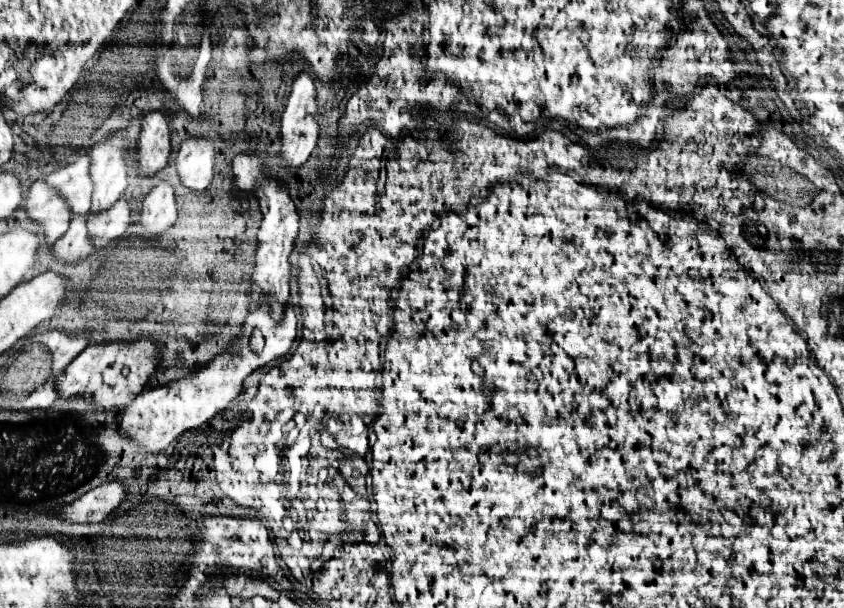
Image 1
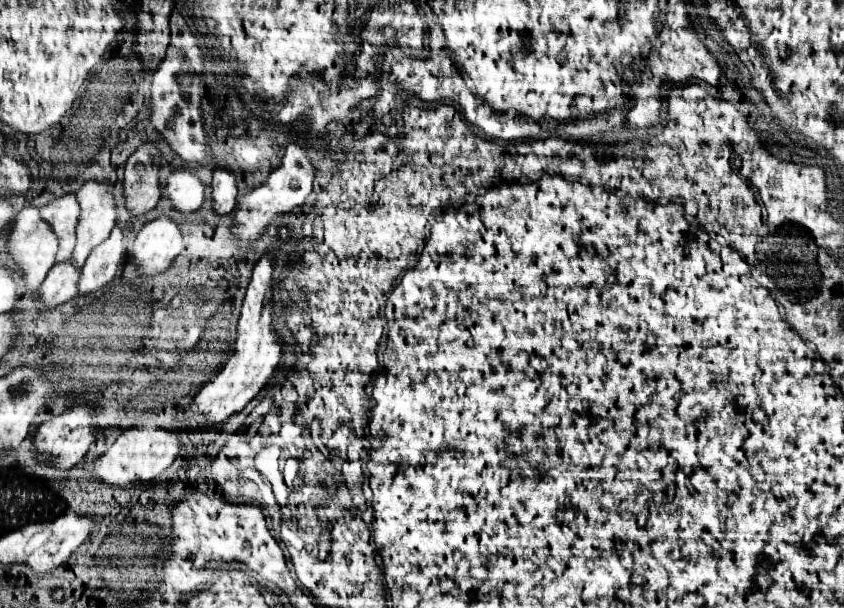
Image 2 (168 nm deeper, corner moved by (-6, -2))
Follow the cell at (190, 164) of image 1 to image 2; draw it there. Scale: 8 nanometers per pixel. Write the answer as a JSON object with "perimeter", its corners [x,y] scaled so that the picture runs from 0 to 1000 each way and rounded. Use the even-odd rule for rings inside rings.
{"perimeter":[[[210,276],[200,286],[195,319],[203,326],[203,339],[214,349],[233,345],[241,329],[245,326],[245,303],[238,299],[231,280],[226,276]]]}

